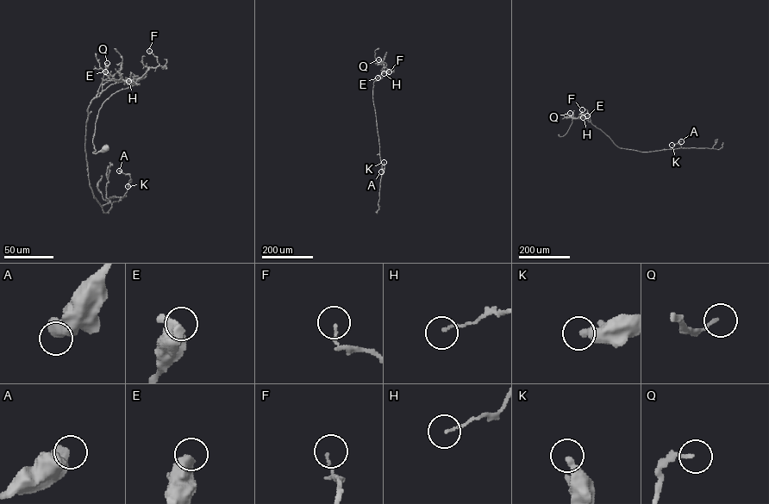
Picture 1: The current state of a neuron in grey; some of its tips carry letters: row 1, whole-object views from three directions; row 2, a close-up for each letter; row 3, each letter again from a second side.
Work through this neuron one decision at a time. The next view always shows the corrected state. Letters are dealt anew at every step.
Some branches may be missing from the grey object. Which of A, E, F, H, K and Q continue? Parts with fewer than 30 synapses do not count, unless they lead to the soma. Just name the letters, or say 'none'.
none

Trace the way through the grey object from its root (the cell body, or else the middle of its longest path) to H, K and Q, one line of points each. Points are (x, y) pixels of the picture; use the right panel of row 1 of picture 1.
H: (559, 135), (565, 133), (572, 119), (583, 117)
K: (559, 135), (565, 133), (572, 119), (583, 117), (620, 147), (647, 152), (681, 147), (677, 143), (672, 145)
Q: (559, 135), (565, 134), (572, 120), (578, 118), (570, 117), (570, 113)

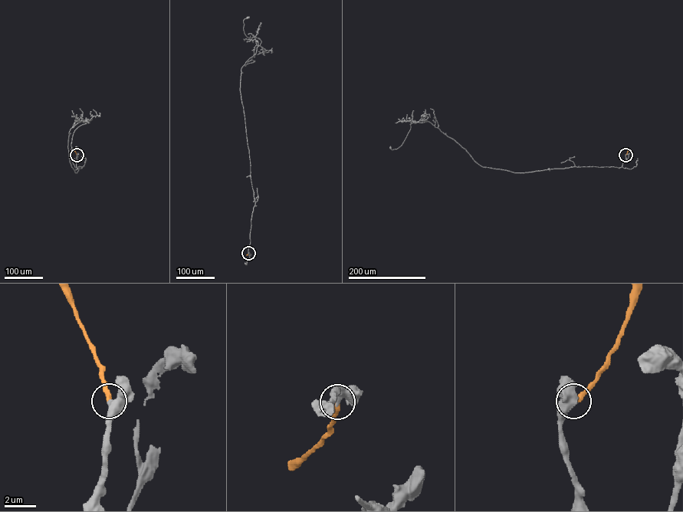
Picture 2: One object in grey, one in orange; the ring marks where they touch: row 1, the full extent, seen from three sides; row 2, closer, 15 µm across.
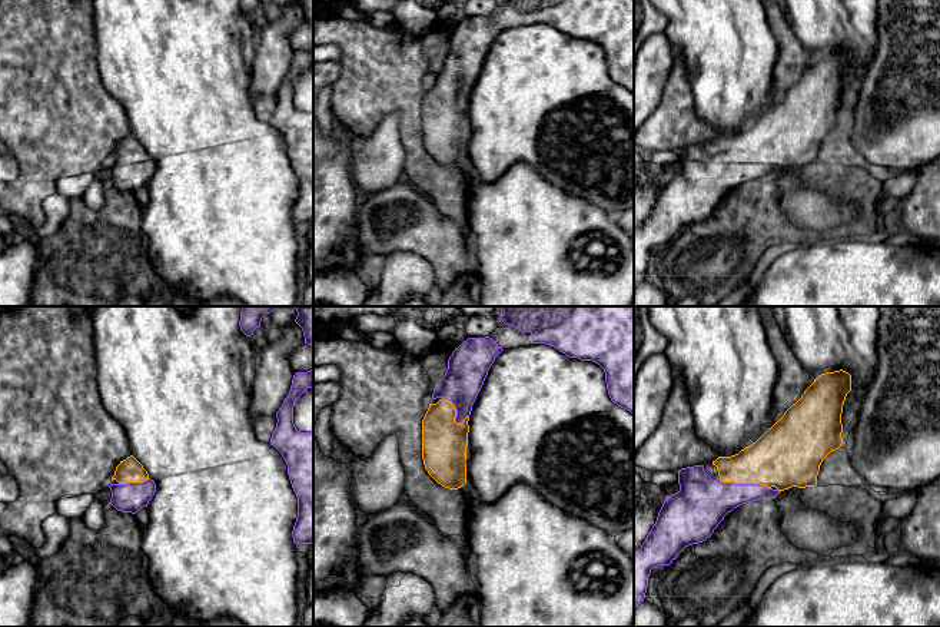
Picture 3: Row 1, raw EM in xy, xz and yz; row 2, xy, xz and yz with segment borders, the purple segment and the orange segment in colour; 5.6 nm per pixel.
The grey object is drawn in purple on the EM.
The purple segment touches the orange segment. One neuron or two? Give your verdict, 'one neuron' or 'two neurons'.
one neuron

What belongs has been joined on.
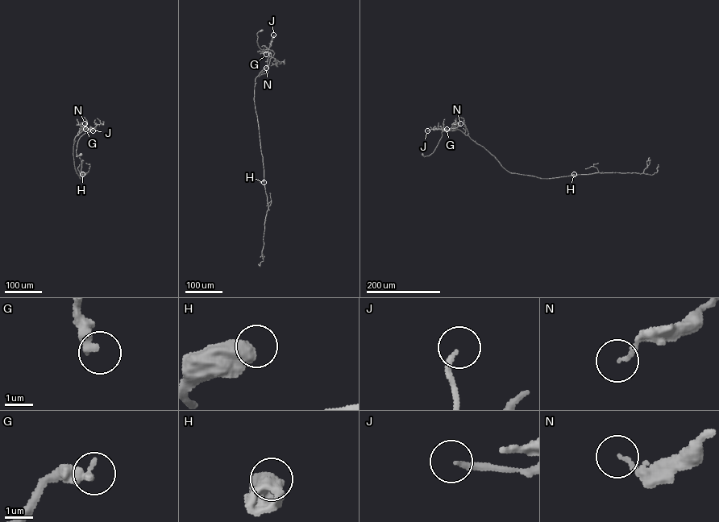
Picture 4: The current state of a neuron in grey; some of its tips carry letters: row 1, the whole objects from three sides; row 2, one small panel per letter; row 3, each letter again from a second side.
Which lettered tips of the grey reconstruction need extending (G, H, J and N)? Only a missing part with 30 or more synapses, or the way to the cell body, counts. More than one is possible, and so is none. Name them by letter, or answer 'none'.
none

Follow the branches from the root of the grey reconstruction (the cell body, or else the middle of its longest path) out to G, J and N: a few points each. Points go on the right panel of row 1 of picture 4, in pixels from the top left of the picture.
G: (422, 155), (428, 155), (432, 153), (442, 132), (449, 130), (443, 129), (446, 129)
J: (422, 155), (425, 156), (432, 153), (442, 132), (449, 130), (427, 130)
N: (422, 155), (425, 156), (432, 153), (442, 132), (460, 123)

